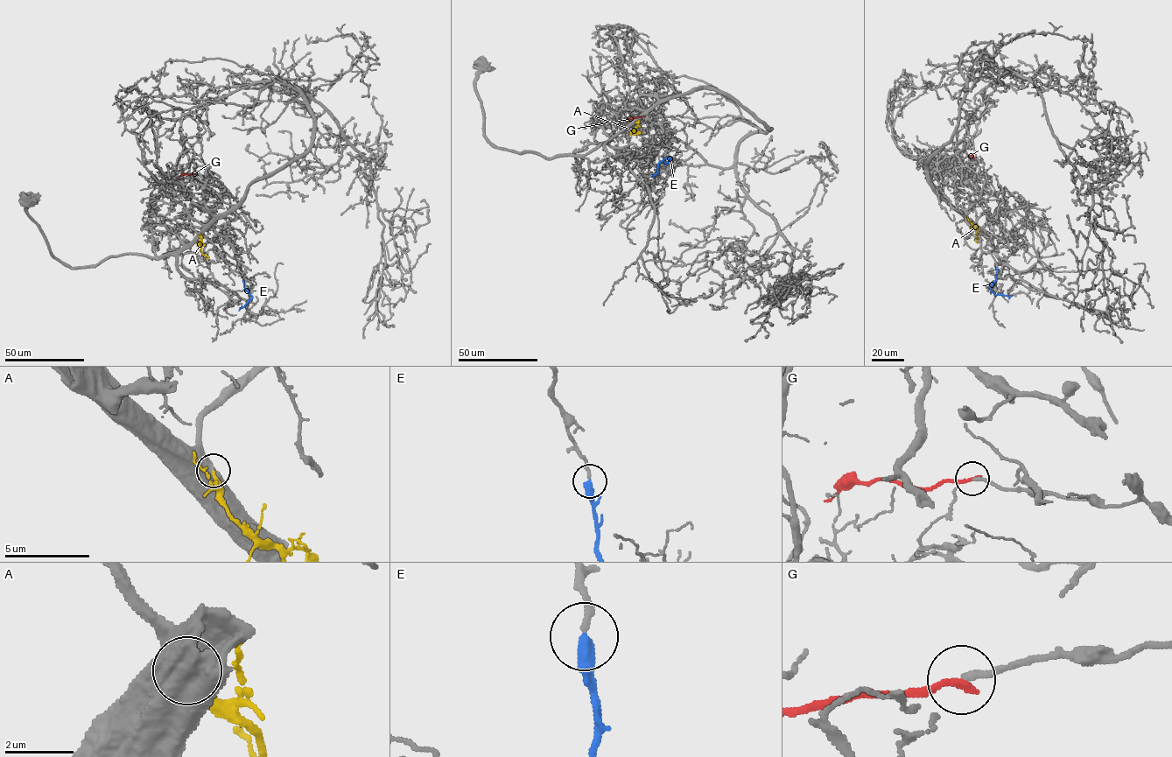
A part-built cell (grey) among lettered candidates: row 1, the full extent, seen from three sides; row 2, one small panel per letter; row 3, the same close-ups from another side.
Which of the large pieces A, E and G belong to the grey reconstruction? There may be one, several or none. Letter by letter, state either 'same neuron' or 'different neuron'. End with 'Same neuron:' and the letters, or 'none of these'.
A: same neuron
E: same neuron
G: different neuron
Same neuron: A, E

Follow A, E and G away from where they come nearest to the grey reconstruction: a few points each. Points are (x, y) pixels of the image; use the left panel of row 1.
A: (199, 235), (202, 240), (201, 252), (208, 257), (207, 259)
E: (243, 280), (243, 286), (252, 297), (239, 311)
G: (194, 173), (178, 176)

